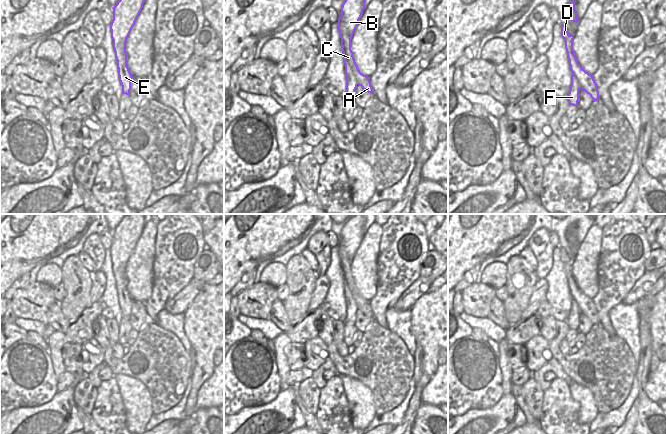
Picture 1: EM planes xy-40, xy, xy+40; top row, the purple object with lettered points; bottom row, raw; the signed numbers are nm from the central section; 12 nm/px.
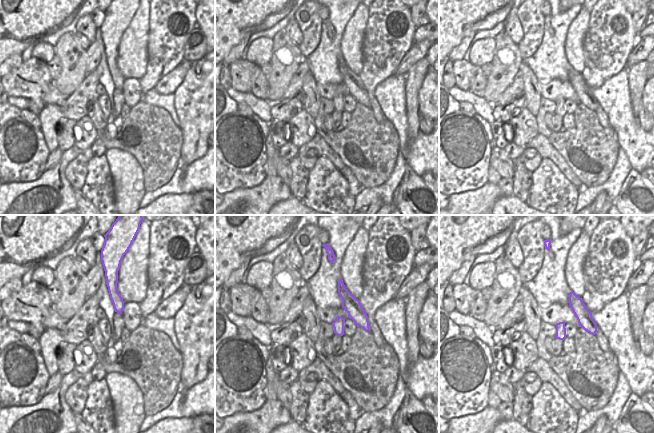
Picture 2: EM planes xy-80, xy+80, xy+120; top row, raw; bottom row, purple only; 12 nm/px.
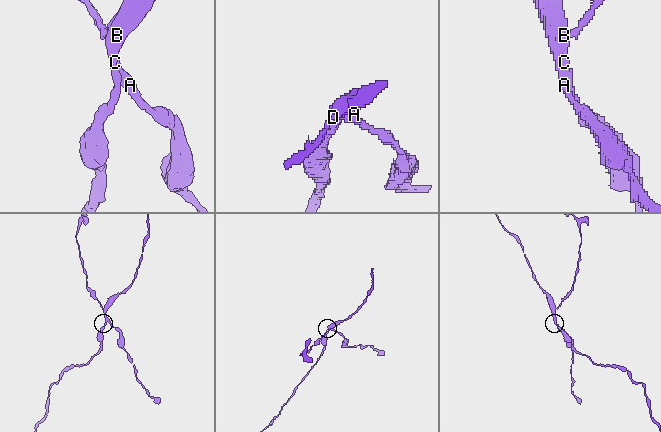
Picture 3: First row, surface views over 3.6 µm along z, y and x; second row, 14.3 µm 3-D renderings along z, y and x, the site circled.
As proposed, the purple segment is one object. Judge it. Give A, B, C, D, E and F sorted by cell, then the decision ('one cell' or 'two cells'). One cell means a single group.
groups A D / B C E F; two cells

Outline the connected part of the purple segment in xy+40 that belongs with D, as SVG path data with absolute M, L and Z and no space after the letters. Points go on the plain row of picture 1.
M561 248L561 260L565 266L565 273L569 284L570 294L578 302L581 313L589 318L593 325L599 324L597 308L593 300L582 292L575 279L572 278L570 272L570 259L566 250L563 248Z

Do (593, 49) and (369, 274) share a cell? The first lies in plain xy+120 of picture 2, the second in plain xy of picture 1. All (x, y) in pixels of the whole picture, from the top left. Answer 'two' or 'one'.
two

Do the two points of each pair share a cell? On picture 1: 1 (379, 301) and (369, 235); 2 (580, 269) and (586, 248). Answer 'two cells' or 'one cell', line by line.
1: two cells
2: one cell

